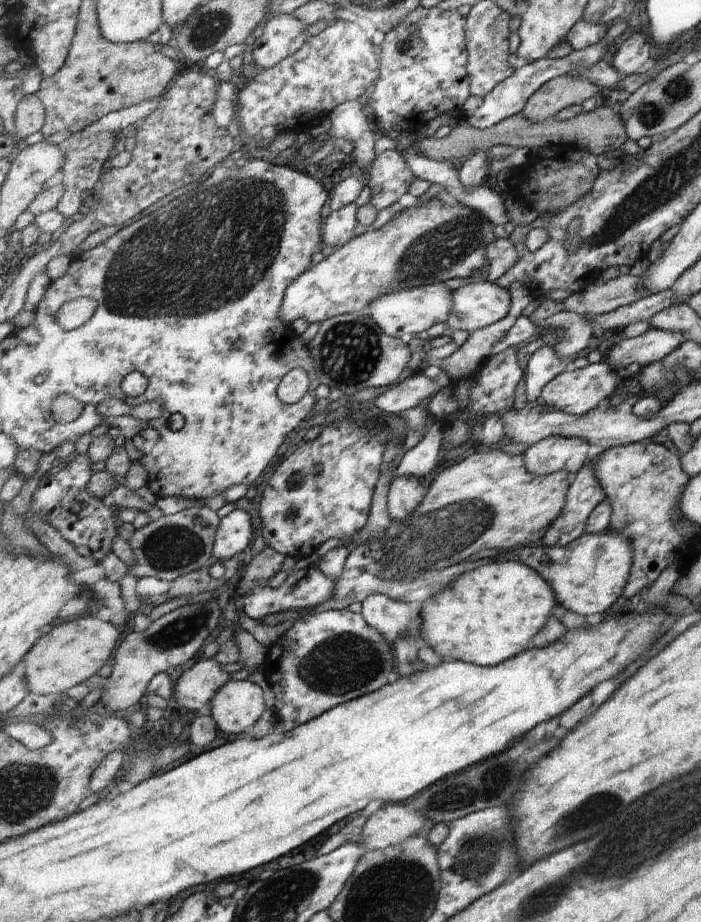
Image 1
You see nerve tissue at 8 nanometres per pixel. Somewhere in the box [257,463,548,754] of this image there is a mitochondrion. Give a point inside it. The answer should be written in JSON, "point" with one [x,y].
{"point":[449,531]}

